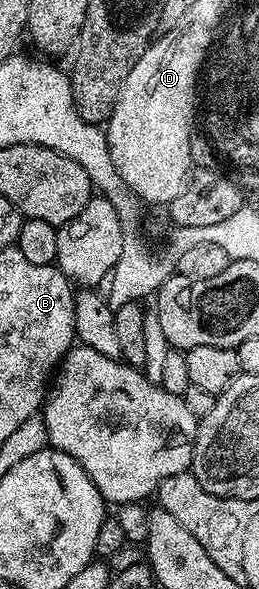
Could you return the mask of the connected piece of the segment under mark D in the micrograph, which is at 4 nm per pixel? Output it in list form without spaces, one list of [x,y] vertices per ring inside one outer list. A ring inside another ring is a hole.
[[[188,16],[151,42],[144,57],[132,65],[120,101],[116,101],[116,109],[104,127],[117,173],[146,205],[171,203],[186,186],[192,171],[190,138],[196,134],[194,103],[196,107],[203,66],[198,57],[203,51],[182,51],[186,29]]]

